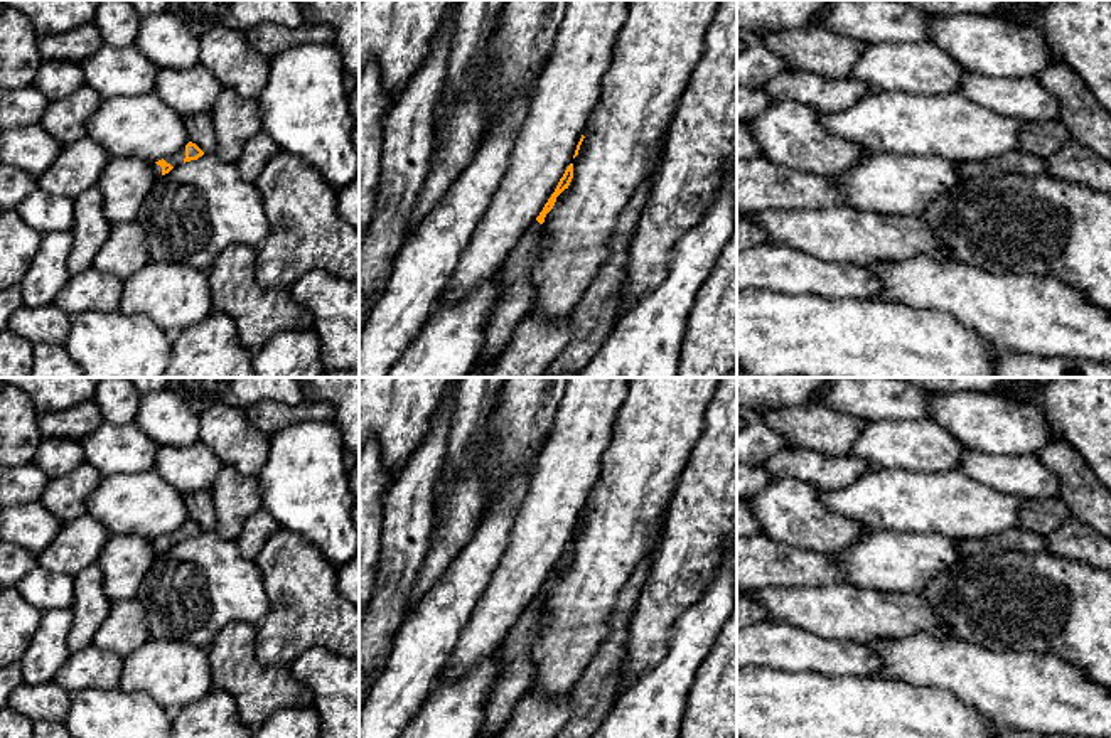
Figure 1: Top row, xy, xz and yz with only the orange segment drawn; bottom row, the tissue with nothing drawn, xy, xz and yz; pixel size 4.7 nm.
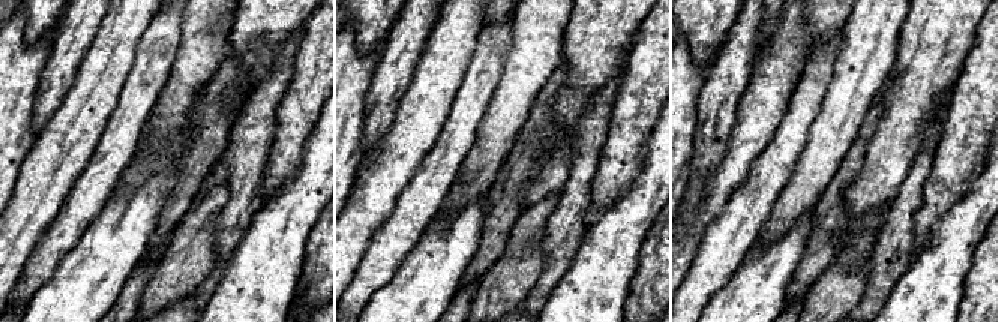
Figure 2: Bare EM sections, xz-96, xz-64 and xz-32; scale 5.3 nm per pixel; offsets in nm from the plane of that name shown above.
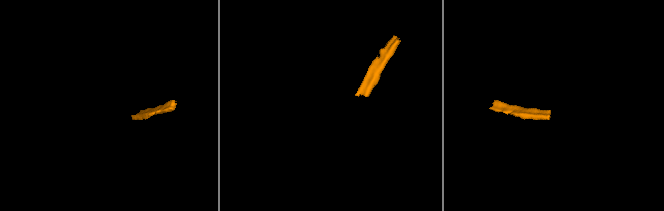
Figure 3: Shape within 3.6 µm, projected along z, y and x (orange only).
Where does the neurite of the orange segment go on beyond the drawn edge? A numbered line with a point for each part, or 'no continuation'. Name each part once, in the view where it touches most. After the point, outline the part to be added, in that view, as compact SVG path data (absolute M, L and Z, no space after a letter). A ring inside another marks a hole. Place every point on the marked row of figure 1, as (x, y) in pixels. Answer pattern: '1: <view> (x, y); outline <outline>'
1: xy (176, 159); outline M185 147L180 148L177 153L164 158L167 163L170 163L172 167L177 167L180 163L184 163L184 158L185 158Z

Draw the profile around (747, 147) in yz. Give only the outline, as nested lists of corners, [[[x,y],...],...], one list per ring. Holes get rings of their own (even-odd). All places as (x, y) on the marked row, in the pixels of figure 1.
[[[737,121],[737,160],[749,160],[754,157],[764,157],[759,143],[754,140],[752,131]]]

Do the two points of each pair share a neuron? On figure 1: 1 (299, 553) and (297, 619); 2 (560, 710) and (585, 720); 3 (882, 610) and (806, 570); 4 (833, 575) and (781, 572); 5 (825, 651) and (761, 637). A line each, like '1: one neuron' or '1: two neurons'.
1: one neuron
2: two neurons
3: two neurons
4: one neuron
5: one neuron

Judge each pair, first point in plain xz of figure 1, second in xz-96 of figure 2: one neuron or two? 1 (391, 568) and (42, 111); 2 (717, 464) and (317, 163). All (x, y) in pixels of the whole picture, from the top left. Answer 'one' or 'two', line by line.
1: one
2: two

